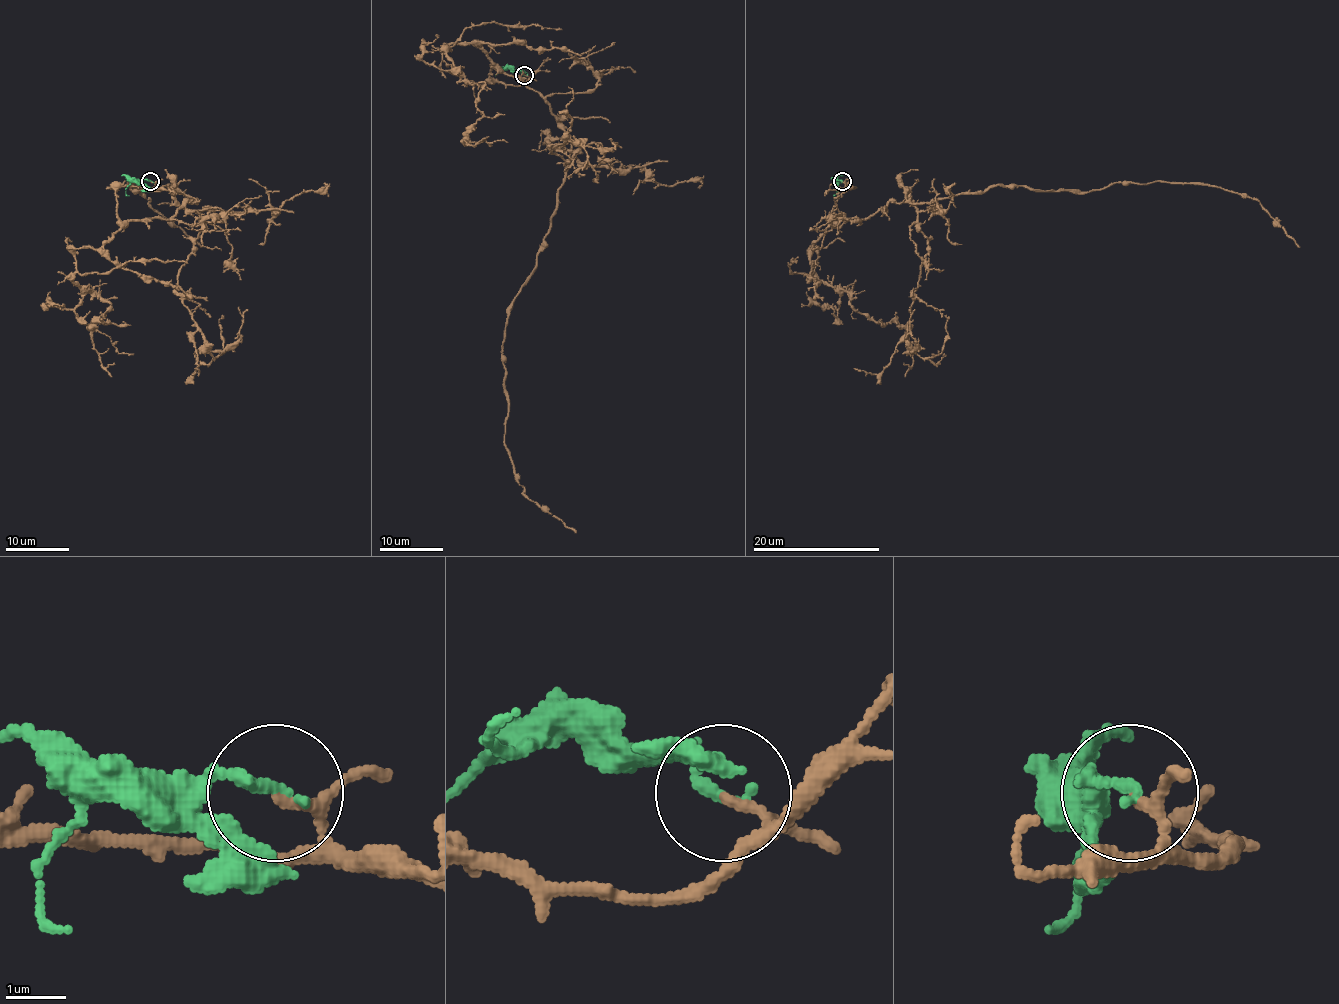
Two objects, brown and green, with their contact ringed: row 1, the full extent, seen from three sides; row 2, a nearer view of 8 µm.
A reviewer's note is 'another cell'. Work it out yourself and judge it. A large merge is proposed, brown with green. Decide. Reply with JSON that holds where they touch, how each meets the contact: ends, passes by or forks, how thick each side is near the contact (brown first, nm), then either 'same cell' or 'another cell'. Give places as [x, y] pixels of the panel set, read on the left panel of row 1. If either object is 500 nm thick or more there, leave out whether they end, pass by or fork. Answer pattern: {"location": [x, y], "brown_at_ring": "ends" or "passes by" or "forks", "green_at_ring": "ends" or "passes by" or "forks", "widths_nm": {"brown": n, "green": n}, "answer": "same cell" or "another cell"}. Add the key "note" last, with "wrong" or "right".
{"location": [150, 181], "brown_at_ring": "passes by", "green_at_ring": "ends", "widths_nm": {"brown": 110, "green": 200}, "answer": "another cell", "note": "right"}

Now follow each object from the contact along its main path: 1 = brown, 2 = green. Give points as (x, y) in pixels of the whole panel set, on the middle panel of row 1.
1: (524, 75), (489, 77), (492, 64), (543, 99), (570, 164), (508, 313), (505, 447), (524, 493), (576, 533)
2: (524, 75), (519, 70), (500, 69), (503, 65)

